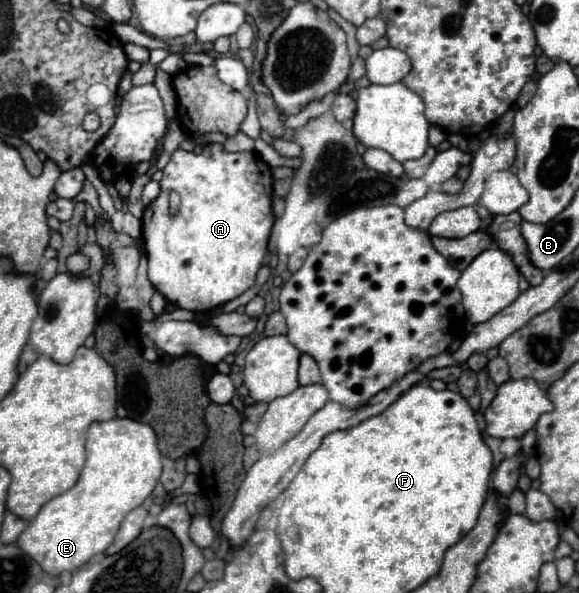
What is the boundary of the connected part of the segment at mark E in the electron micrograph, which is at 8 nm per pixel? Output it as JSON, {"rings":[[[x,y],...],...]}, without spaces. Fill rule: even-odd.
{"rings":[[[133,419],[91,423],[87,433],[87,463],[77,485],[45,503],[19,535],[17,545],[49,575],[77,571],[113,543],[125,515],[153,493],[159,477],[161,453],[151,425]]]}

